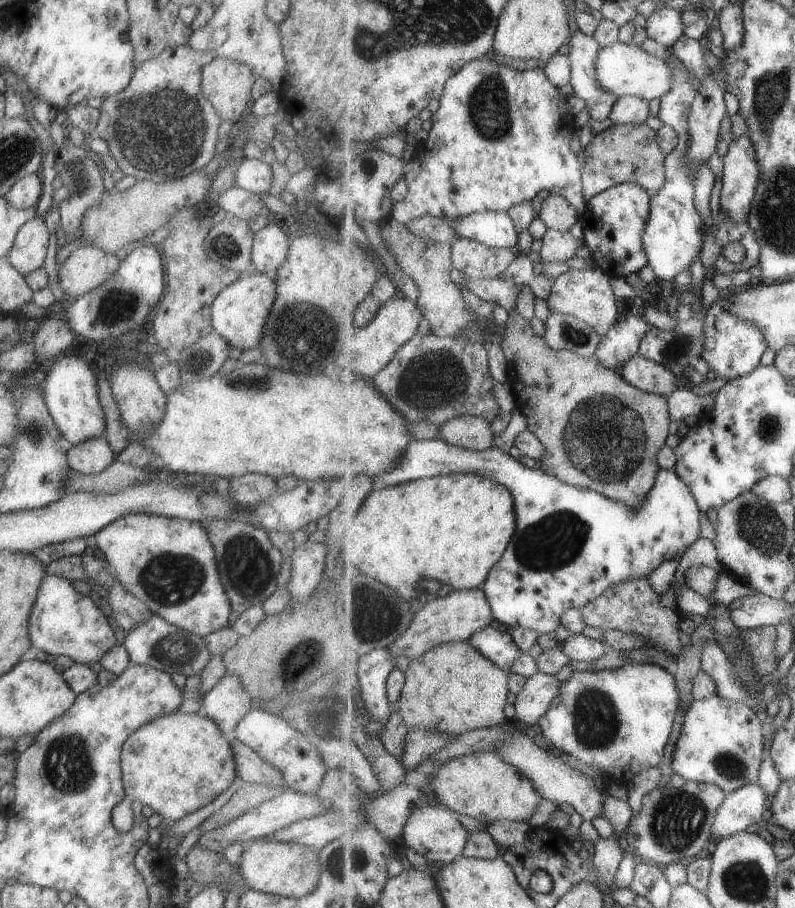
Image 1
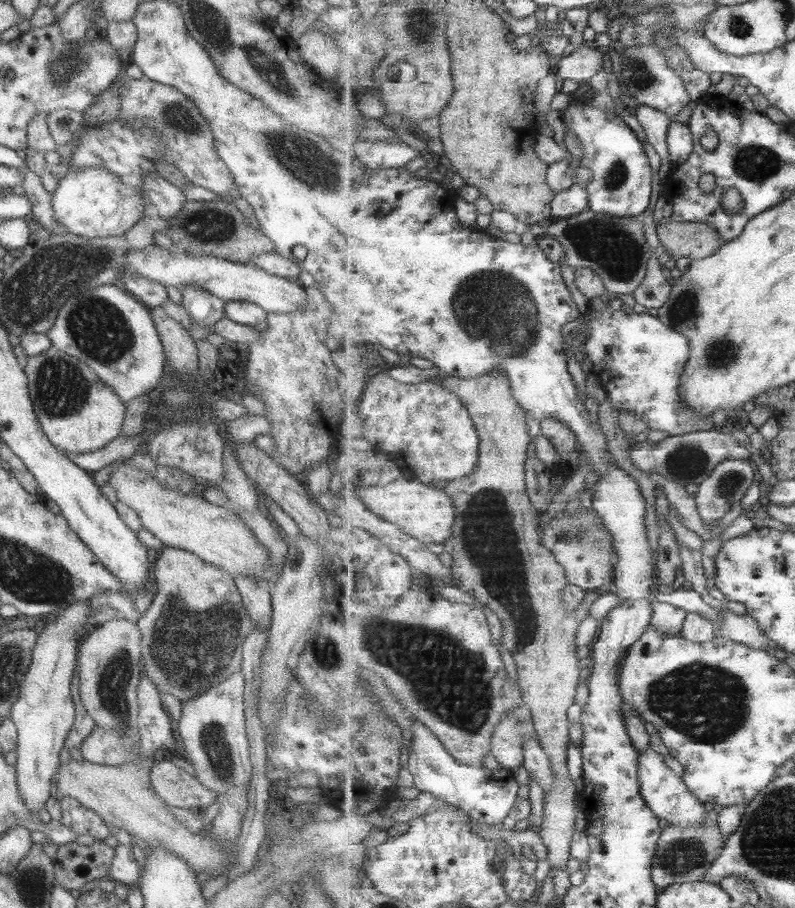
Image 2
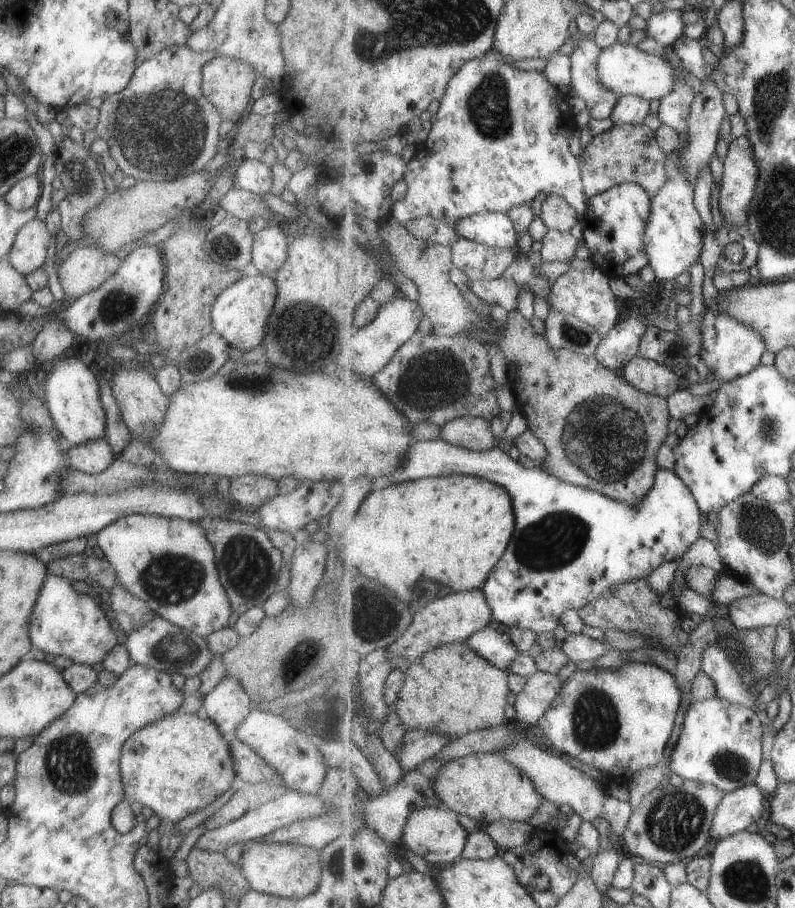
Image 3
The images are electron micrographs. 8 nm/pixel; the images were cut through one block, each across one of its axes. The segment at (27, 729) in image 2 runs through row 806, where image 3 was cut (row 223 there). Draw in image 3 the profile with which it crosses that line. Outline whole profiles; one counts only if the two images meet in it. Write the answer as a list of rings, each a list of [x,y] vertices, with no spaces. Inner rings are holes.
[[[38,218],[25,222],[17,230],[13,245],[6,257],[11,267],[23,277],[40,268],[47,256],[49,237],[44,222]]]

